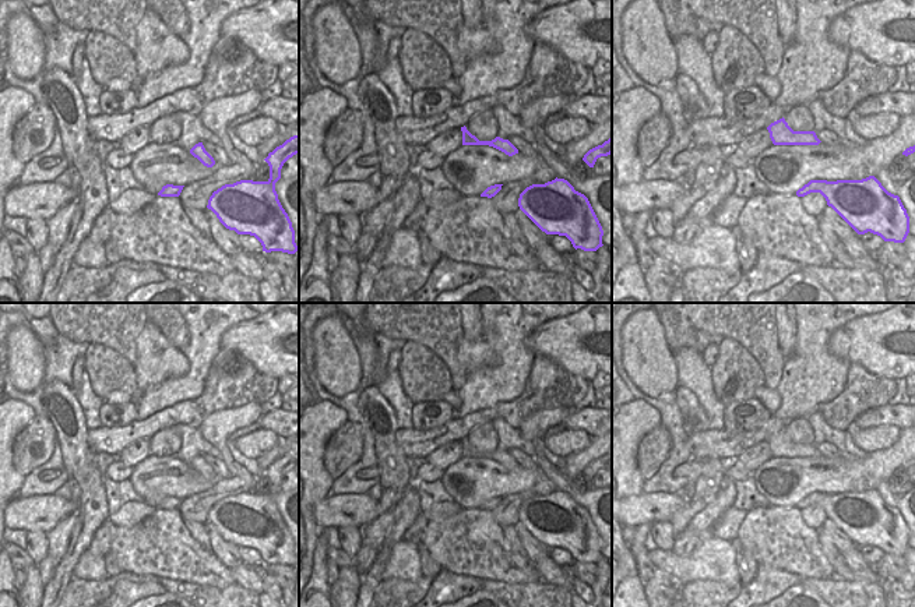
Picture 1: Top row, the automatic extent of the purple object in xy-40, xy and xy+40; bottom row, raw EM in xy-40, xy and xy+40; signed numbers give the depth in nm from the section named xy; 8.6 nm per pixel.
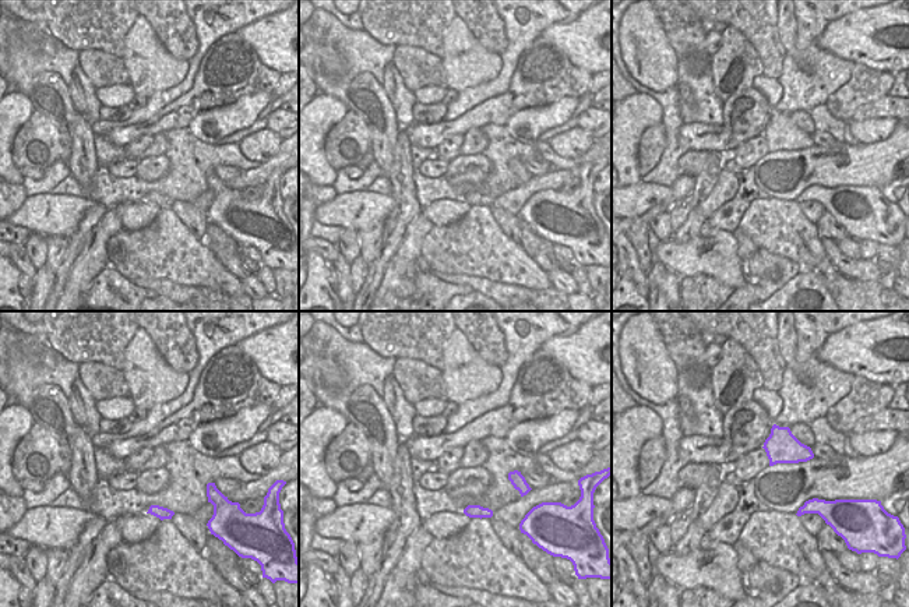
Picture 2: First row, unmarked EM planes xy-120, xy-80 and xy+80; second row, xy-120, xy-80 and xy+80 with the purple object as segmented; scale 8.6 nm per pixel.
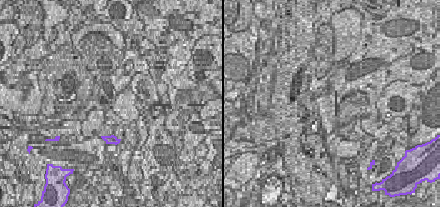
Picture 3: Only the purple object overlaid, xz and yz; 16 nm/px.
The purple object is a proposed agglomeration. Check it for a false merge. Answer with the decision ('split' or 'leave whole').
leave whole

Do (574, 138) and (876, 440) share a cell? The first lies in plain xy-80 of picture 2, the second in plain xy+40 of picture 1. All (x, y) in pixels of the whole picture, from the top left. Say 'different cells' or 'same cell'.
same cell

